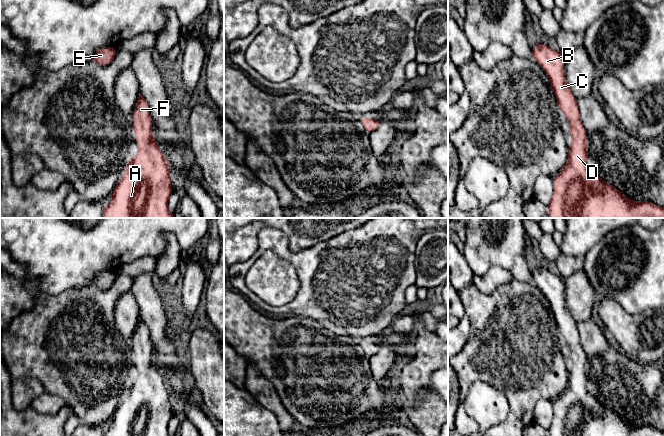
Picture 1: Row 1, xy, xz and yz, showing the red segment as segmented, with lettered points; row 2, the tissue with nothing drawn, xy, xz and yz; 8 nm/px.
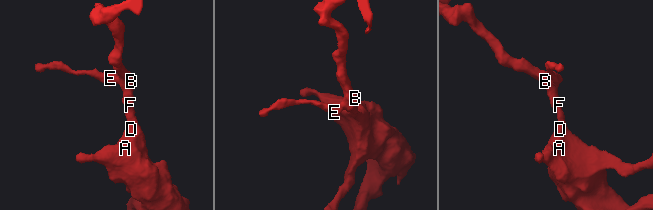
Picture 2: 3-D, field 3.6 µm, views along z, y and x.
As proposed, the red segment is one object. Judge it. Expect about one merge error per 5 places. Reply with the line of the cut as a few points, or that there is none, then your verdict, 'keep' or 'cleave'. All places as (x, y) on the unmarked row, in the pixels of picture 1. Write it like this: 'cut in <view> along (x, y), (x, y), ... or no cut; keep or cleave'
no cut; keep

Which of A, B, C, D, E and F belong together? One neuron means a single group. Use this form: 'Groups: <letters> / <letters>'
Groups: A B C D E F

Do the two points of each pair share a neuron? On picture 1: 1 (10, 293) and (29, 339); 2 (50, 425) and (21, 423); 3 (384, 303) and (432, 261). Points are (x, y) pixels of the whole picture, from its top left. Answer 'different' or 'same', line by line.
1: different
2: same
3: different

